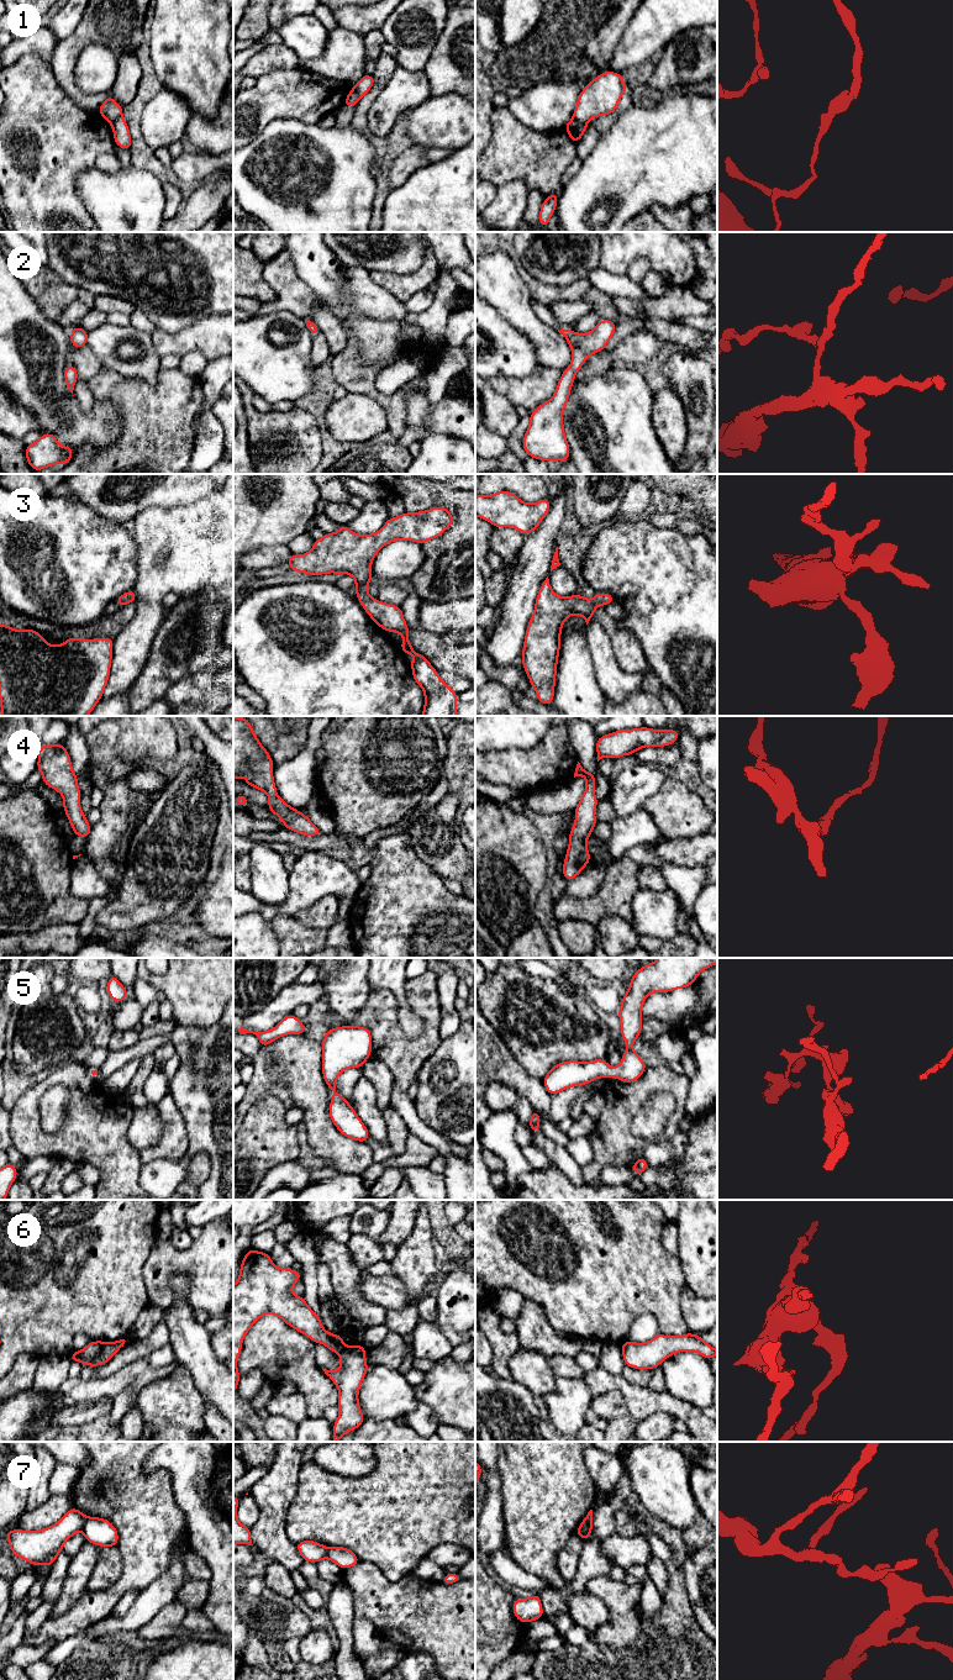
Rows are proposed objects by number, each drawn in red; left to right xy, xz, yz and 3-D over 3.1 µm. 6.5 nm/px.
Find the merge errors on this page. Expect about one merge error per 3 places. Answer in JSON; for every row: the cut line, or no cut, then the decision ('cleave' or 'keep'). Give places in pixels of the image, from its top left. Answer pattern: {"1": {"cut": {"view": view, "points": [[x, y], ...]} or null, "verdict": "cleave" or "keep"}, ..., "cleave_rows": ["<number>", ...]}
{"1": {"cut": {"view": "yz", "points": [[573, 117], [585, 127]]}, "verdict": "cleave"}, "2": {"cut": null, "verdict": "keep"}, "3": {"cut": null, "verdict": "keep"}, "4": {"cut": null, "verdict": "keep"}, "5": {"cut": null, "verdict": "keep"}, "6": {"cut": {"view": "xy", "points": [[101, 1342], [100, 1351], [89, 1359], [74, 1352]]}, "verdict": "cleave"}, "7": {"cut": {"view": "xy", "points": [[88, 1517], [82, 1530]]}, "verdict": "cleave"}, "cleave_rows": ["1", "6", "7"]}

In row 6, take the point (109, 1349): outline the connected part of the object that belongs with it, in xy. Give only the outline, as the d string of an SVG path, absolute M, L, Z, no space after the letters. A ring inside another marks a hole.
M125 1339L115 1341L115 1342L101 1342L101 1349L98 1355L93 1359L85 1359L80 1357L78 1353L73 1352L70 1354L72 1362L83 1363L85 1366L100 1366L105 1363L110 1362L112 1357L123 1347Z

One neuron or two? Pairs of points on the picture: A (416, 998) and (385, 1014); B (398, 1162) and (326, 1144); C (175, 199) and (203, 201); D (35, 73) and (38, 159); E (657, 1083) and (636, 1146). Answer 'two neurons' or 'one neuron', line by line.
A: one neuron
B: two neurons
C: two neurons
D: one neuron
E: one neuron

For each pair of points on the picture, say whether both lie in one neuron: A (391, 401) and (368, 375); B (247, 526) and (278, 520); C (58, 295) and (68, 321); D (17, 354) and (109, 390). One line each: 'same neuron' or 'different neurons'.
A: same neuron
B: same neuron
C: different neurons
D: different neurons

